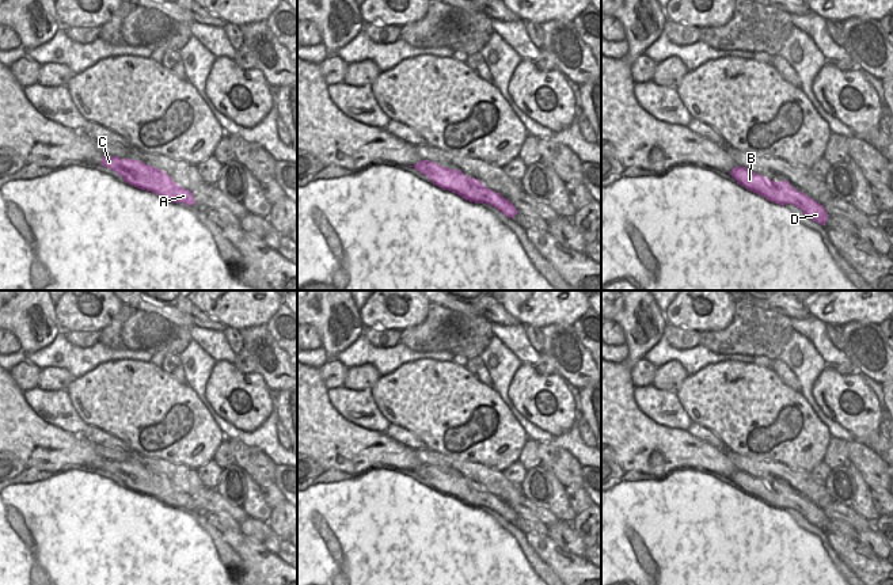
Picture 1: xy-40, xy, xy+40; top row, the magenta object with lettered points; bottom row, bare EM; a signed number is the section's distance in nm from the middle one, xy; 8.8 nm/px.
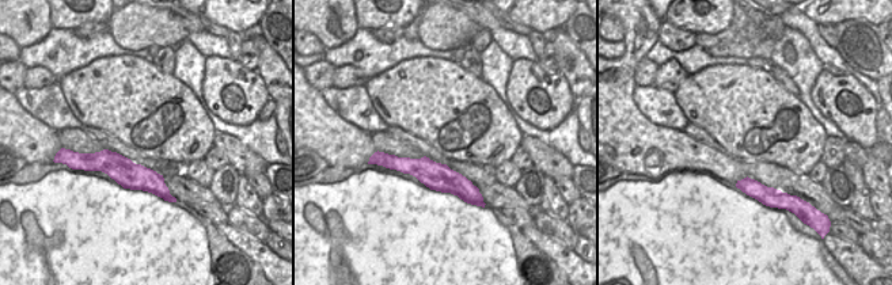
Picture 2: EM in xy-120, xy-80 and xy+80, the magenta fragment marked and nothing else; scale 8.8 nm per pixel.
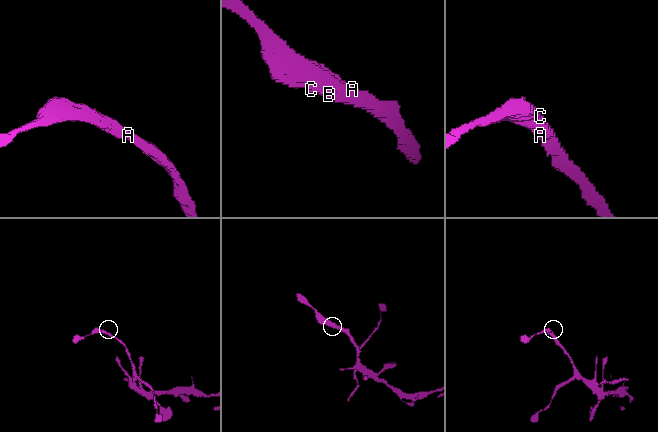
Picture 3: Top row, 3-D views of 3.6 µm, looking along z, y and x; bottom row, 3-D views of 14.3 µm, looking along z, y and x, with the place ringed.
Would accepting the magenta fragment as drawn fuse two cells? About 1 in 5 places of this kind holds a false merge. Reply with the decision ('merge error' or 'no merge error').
no merge error

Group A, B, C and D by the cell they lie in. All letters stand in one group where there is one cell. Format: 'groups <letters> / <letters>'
groups A B C D

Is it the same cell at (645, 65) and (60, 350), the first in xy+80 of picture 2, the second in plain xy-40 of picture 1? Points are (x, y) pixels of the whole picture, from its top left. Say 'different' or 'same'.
different

